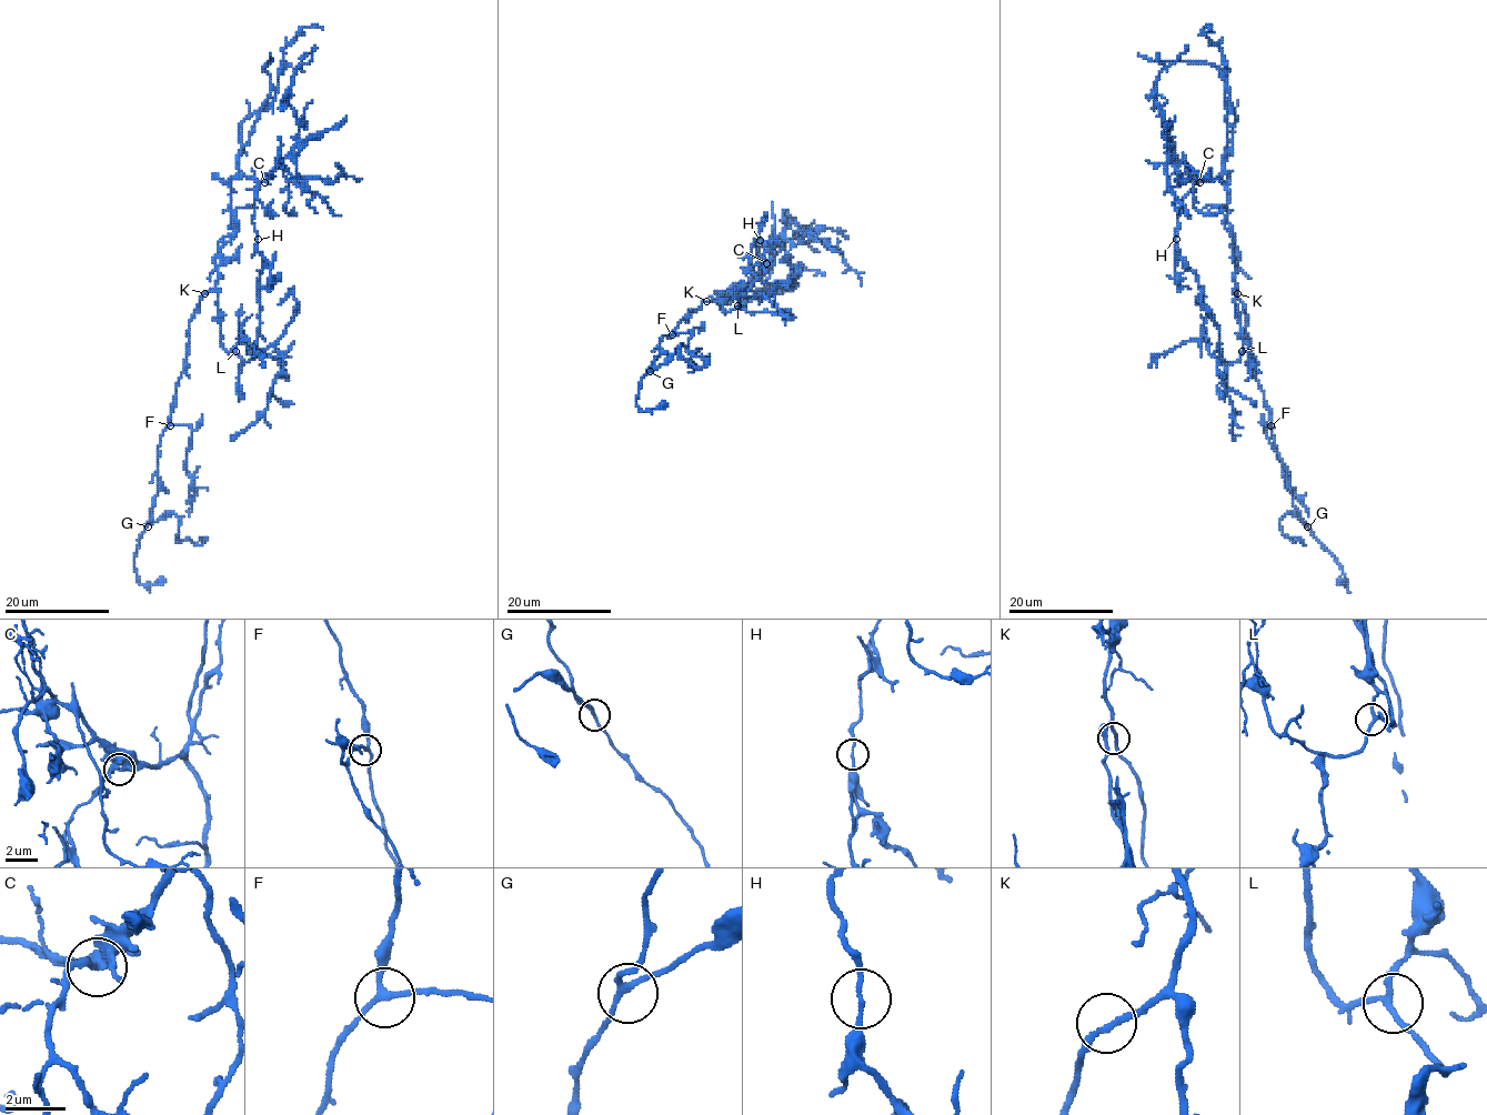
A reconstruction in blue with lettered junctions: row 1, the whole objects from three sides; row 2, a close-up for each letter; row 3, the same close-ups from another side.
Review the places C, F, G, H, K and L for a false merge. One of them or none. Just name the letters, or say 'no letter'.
no letter

